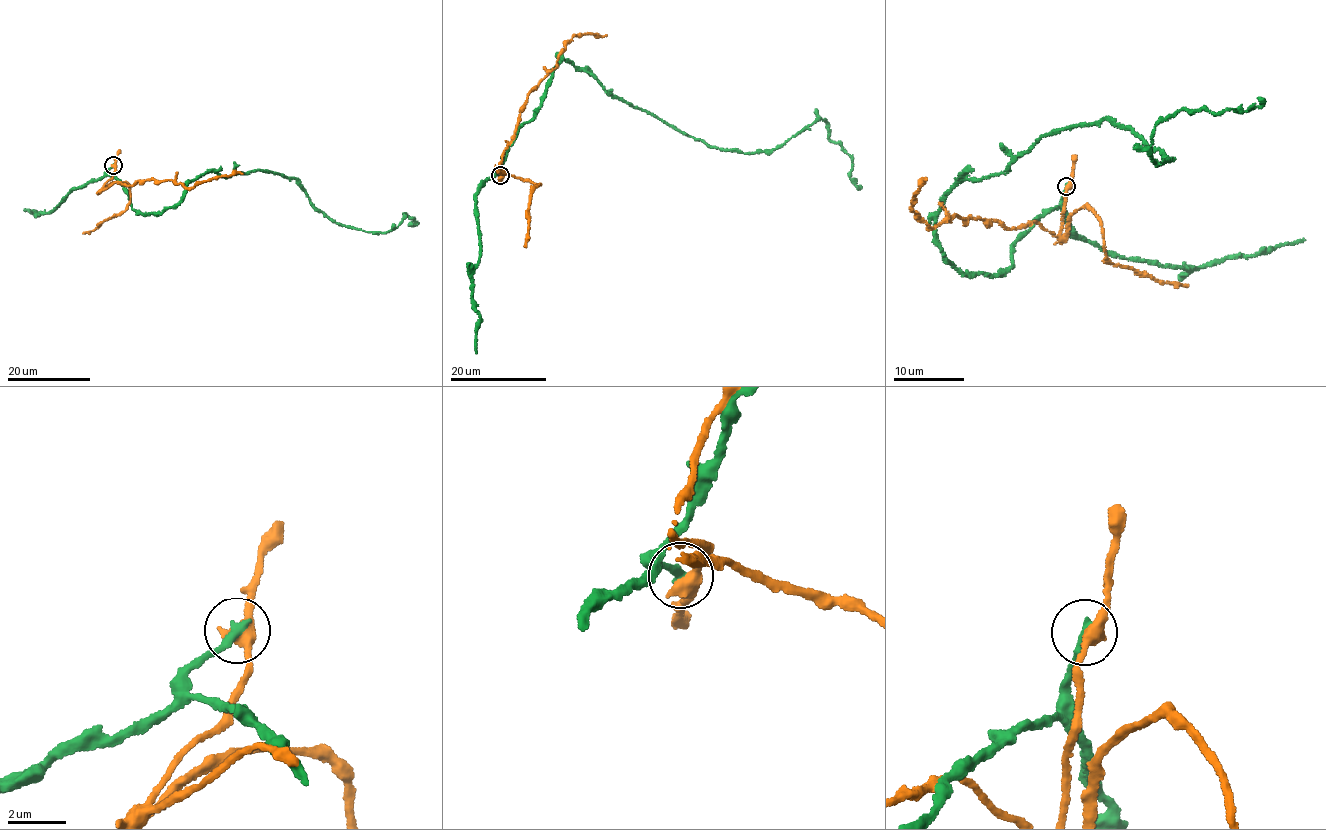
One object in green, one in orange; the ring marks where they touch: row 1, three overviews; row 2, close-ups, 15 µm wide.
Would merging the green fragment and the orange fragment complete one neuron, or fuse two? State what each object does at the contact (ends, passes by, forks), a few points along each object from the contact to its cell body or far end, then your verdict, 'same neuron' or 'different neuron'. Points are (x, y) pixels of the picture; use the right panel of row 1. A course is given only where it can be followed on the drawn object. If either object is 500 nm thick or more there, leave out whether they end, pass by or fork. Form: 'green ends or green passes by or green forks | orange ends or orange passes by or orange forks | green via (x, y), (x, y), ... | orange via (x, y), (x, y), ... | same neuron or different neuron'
green ends | orange passes by | green via (1066, 186), (1009, 268), (947, 262), (950, 189), (1050, 132), (1105, 118), (1161, 164), (1180, 110), (1262, 98) | orange via (1067, 186), (1056, 236), (1035, 222), (1011, 228), (955, 214), (930, 227), (912, 209), (925, 179) | different neuron

